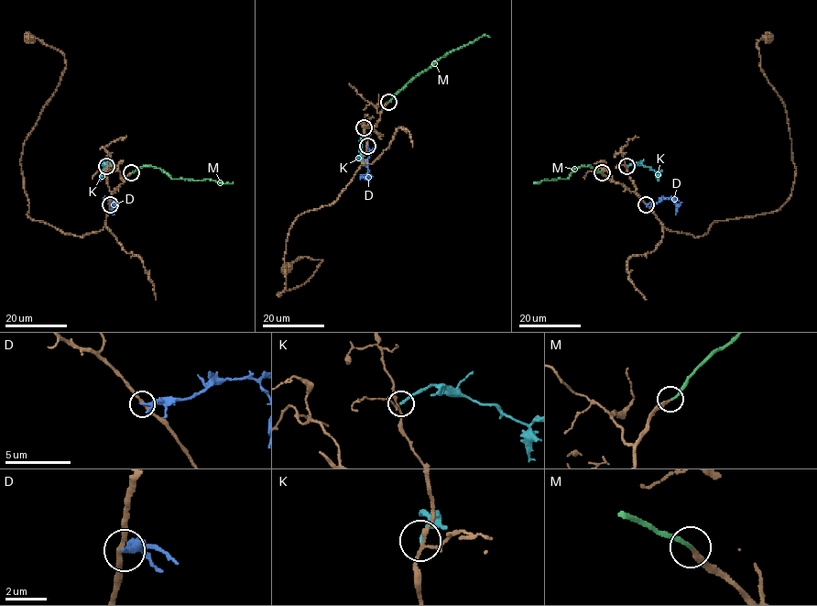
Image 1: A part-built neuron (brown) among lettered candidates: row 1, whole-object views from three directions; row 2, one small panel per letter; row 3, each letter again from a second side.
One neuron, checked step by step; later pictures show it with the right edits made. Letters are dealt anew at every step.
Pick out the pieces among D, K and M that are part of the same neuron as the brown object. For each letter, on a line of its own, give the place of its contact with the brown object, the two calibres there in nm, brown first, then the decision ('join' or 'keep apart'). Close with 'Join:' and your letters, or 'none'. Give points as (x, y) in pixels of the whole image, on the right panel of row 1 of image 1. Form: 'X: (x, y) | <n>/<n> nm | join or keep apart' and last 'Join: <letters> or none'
D: (646, 204) | 220/190 nm | keep apart
K: (626, 166) | 140/170 nm | keep apart
M: (602, 172) | 220/180 nm | join
Join: M

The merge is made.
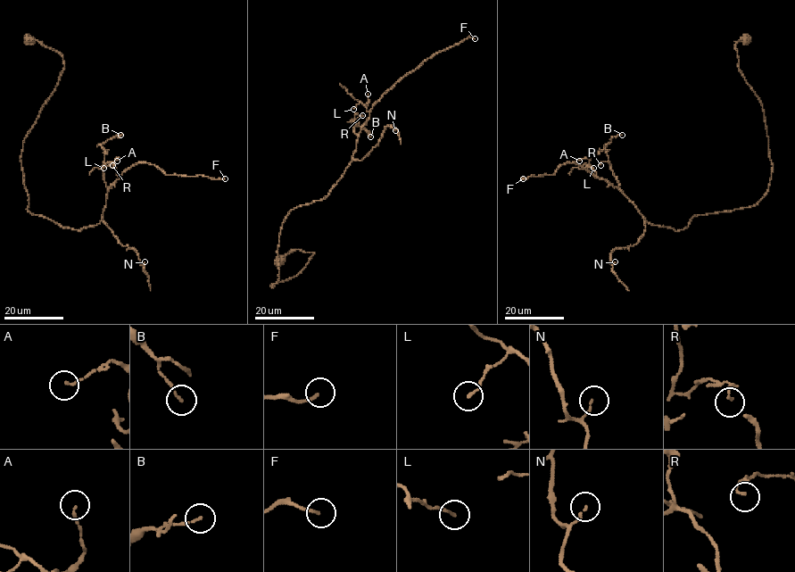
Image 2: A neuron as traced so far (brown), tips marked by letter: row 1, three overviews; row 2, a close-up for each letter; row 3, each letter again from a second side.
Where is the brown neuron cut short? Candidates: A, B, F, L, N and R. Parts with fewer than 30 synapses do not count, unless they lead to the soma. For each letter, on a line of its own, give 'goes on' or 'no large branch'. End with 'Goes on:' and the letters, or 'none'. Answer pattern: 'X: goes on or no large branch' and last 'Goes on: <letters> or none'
A: no large branch
B: no large branch
F: goes on
L: no large branch
N: no large branch
R: no large branch
Goes on: F

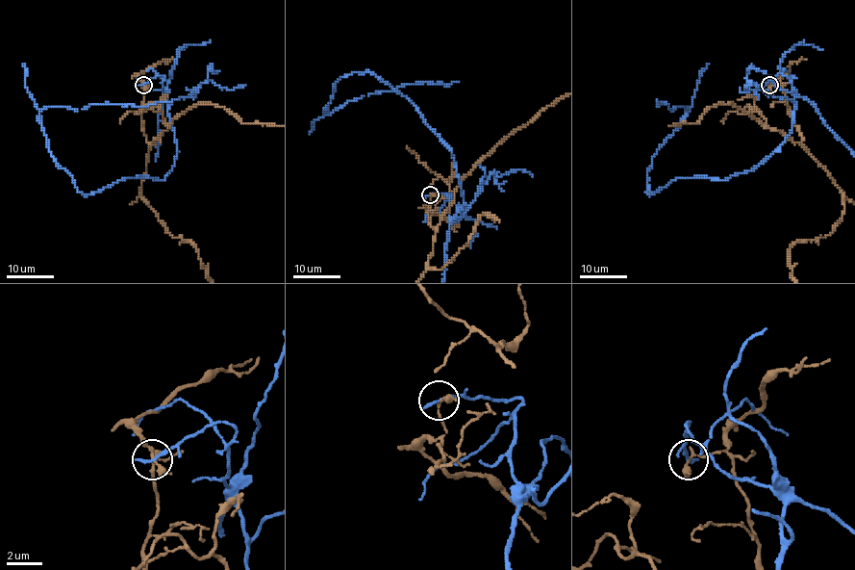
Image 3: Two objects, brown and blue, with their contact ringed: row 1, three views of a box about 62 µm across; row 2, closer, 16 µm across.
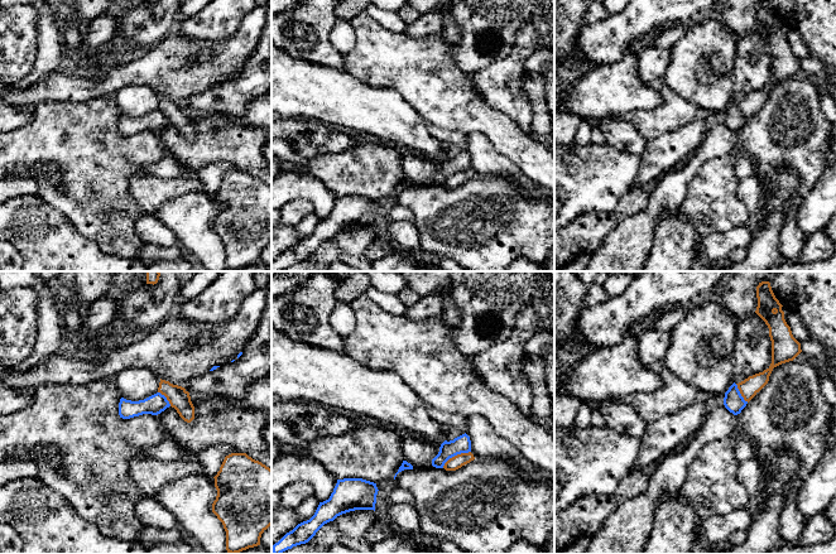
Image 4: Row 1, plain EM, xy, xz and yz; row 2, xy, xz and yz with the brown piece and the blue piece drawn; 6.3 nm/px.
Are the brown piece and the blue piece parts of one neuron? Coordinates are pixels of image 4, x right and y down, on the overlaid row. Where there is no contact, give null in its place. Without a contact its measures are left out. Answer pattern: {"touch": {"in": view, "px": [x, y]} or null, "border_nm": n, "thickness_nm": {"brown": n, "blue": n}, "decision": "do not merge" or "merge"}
{"touch": {"in": "xz", "px": [455, 456]}, "border_nm": 220, "thickness_nm": {"brown": 90, "blue": 110}, "decision": "do not merge"}

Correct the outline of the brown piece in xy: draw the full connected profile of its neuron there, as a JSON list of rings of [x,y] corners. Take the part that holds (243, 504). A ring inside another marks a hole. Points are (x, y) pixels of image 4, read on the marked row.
[[[231,453],[213,478],[217,496],[212,512],[226,531],[227,553],[236,554],[260,545],[261,534],[272,525],[272,469],[246,453]]]

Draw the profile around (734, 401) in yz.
[[[734,382],[725,392],[724,398],[725,408],[734,415],[737,415],[746,406],[746,404],[748,401],[744,400],[744,398],[741,396],[737,389],[737,385]]]

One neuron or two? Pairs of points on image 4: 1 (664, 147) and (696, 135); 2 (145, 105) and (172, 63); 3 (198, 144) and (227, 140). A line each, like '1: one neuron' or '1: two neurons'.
1: one neuron
2: two neurons
3: one neuron

